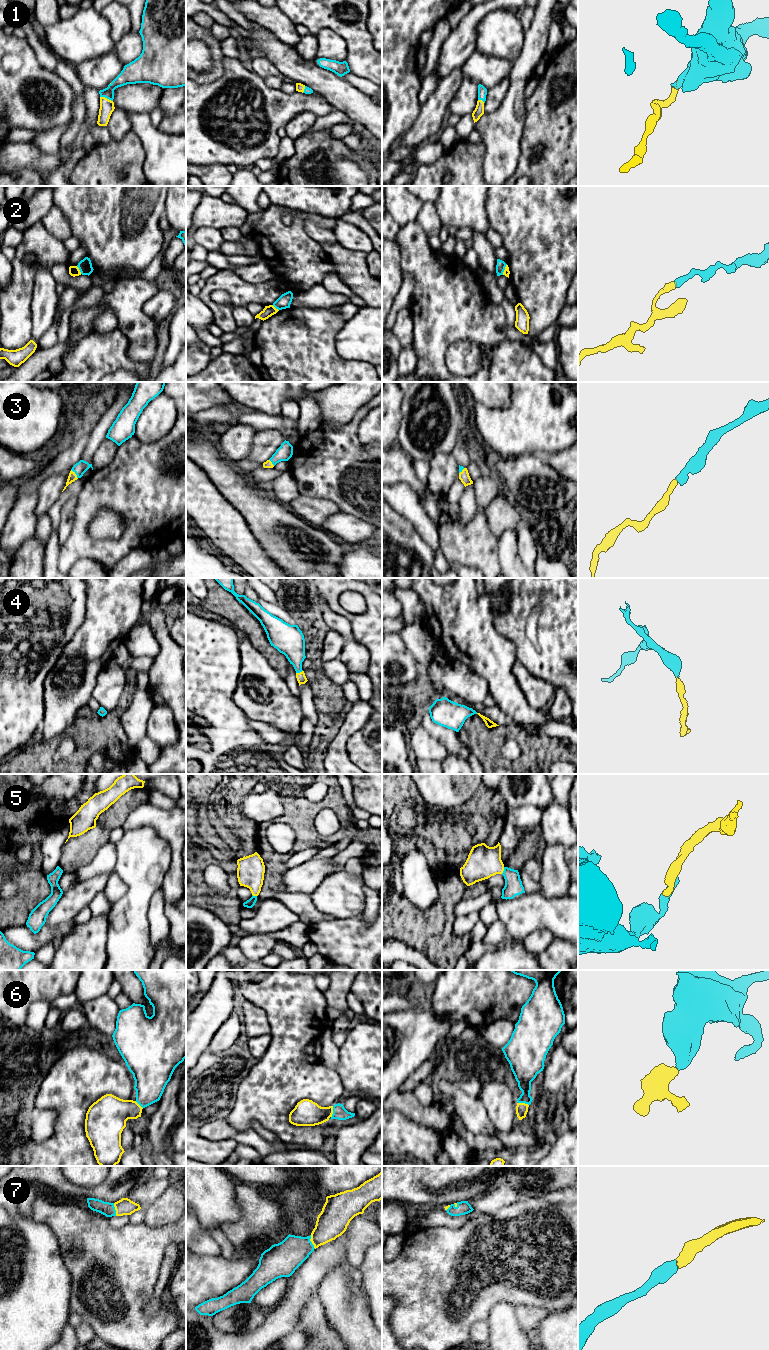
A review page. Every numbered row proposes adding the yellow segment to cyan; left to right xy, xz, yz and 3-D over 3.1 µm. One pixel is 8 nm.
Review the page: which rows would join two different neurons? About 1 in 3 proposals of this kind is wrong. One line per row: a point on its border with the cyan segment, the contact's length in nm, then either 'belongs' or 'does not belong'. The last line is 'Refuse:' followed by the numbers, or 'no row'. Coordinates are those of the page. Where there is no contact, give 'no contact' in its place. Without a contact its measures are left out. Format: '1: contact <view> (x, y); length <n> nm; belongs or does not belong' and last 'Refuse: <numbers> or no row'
1: contact xy (106, 97); length 110 nm; belongs
2: contact xy (79, 269); length 80 nm; does not belong
3: contact xy (75, 473); length 90 nm; belongs
4: contact xz (299, 672); length 60 nm; belongs
5: contact yz (504, 870); length 60 nm; belongs
6: contact xz (333, 1112); length 100 nm; belongs
7: contact xz (311, 1242); length 120 nm; belongs
Refuse: 2

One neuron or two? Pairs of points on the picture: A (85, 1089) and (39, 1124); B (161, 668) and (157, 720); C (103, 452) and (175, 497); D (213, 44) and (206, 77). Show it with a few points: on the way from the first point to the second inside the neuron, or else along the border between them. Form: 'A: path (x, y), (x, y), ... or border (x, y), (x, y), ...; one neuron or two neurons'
A: border (38, 1110), (56, 1112), (52, 1134); two neurons
B: border (164, 703), (171, 710), (175, 723); two neurons
C: border (119, 446), (115, 455), (105, 465), (93, 470); two neurons
D: path (216, 52), (216, 68), (214, 70); one neuron

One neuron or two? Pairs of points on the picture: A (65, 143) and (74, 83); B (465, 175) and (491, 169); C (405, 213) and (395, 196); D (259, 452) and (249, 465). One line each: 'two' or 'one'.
A: one
B: two
C: one
D: two

